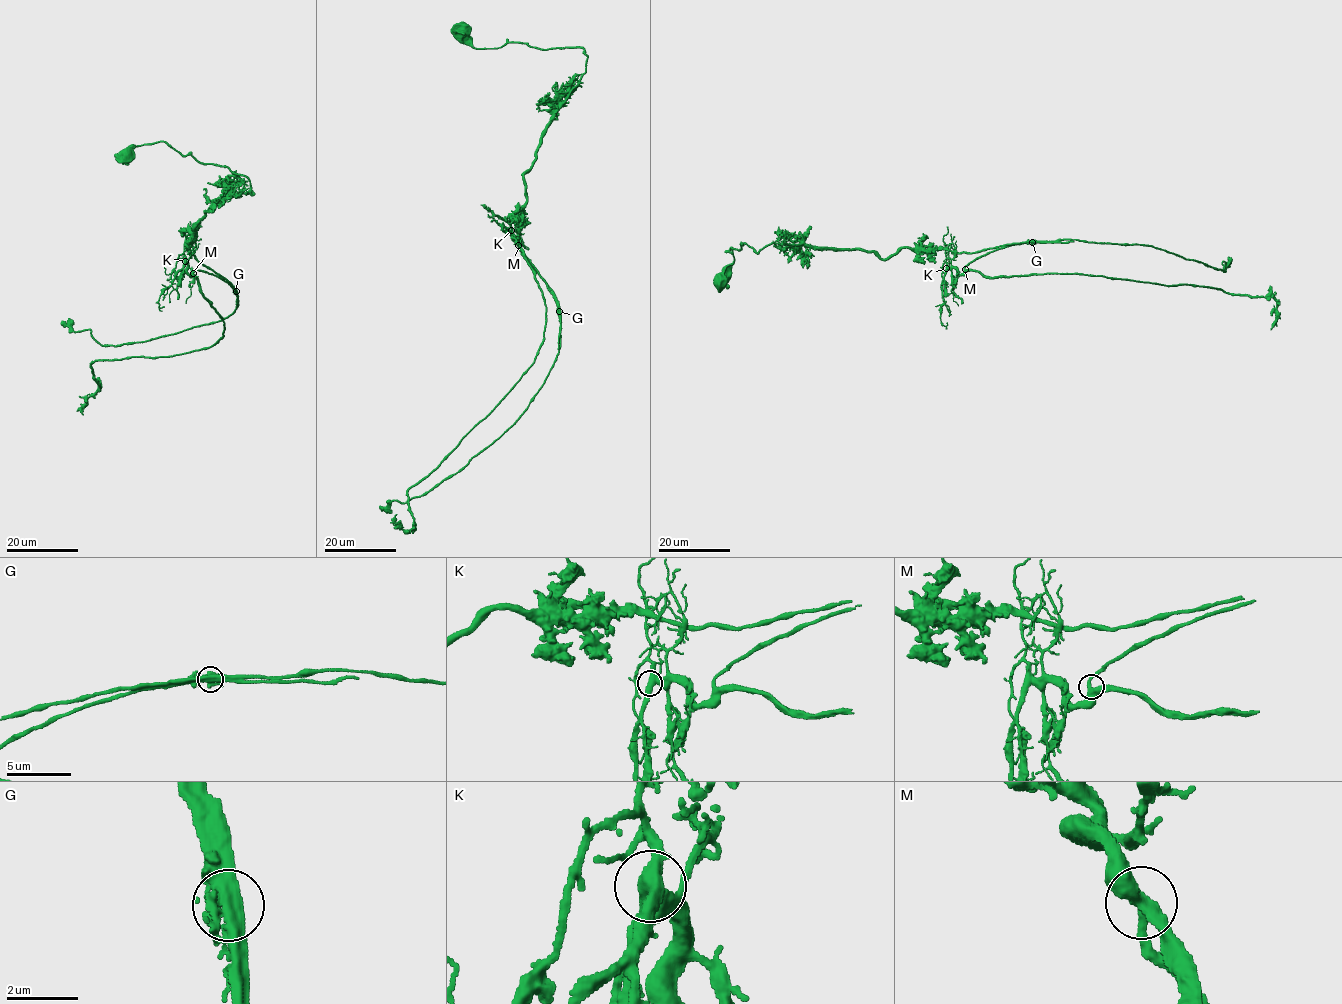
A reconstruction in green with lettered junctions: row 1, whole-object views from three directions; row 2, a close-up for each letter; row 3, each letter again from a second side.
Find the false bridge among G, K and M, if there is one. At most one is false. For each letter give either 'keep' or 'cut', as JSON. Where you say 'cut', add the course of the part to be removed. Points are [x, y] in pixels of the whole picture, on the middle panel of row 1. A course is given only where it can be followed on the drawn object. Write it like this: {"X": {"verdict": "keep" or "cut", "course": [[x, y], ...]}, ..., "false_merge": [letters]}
{"G": {"verdict": "cut", "course": [[559, 312], [518, 245], [546, 307], [538, 354], [407, 492], [412, 527], [400, 527], [397, 514]]}, "K": {"verdict": "keep"}, "M": {"verdict": "keep"}, "false_merge": ["G"]}

